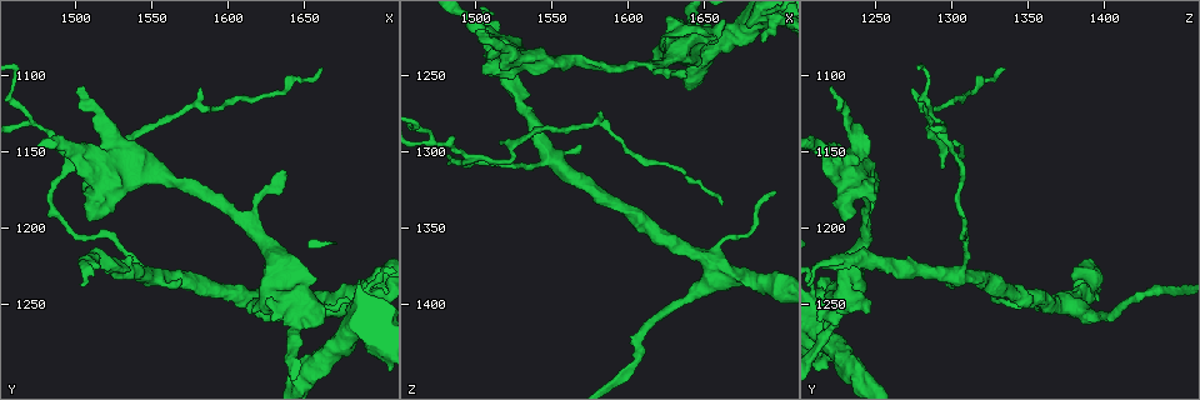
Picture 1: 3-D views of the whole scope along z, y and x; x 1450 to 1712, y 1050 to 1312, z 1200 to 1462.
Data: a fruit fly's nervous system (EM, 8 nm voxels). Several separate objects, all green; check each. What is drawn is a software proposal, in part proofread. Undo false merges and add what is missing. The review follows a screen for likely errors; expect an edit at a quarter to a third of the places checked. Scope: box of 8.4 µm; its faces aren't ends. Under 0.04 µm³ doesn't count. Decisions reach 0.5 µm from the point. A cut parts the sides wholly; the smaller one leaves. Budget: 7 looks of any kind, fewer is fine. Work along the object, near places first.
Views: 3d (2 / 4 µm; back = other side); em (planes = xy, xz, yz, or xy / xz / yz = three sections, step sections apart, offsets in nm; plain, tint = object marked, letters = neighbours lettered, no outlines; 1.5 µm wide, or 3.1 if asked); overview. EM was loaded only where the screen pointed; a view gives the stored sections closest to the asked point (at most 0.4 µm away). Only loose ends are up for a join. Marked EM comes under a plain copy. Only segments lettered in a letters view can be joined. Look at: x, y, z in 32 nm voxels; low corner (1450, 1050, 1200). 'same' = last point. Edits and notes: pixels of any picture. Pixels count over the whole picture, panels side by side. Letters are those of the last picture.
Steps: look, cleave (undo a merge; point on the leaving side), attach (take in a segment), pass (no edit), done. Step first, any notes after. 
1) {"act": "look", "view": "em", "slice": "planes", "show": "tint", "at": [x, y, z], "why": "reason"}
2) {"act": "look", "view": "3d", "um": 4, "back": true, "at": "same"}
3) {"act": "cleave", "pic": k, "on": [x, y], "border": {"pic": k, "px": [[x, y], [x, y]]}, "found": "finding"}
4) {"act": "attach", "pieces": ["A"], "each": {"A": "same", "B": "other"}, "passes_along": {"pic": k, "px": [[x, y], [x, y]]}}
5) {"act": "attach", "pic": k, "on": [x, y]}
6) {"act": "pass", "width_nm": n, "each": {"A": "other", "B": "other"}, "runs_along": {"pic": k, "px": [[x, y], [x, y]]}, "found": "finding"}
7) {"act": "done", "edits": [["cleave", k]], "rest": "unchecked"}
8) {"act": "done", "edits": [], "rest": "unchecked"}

{"act": "look", "view": "3d", "um": 4, "at": [1662, 1254, 1382], "why": "three arms meet"}

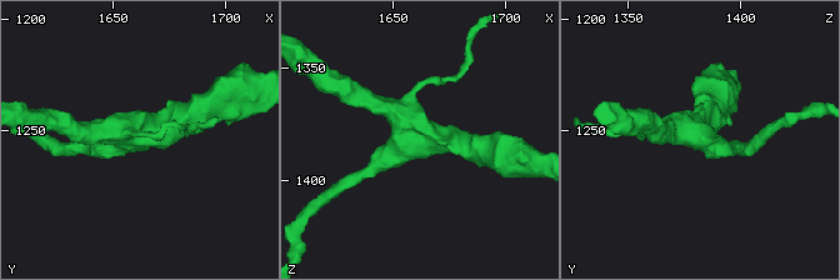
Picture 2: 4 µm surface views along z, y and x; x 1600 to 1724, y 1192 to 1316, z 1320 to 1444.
{"act": "look", "view": "em", "slice": "planes", "show": "letters", "at": [1664, 1253, 1381], "why": "need the tissue"}

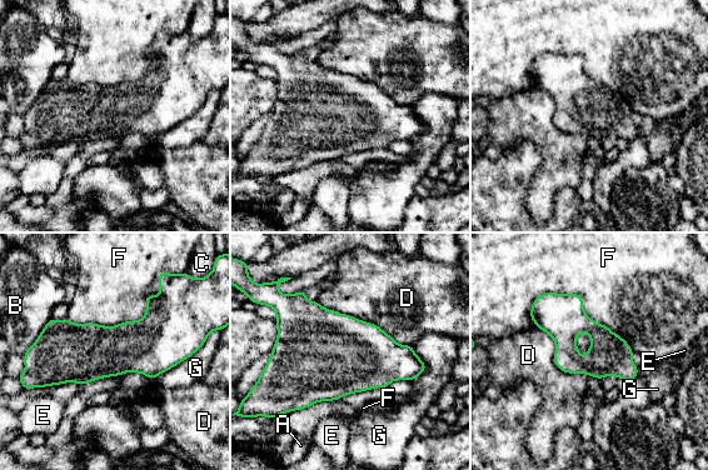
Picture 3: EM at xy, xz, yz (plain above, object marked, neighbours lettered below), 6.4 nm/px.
{"act": "pass", "each": {"A": "other", "B": "other", "C": "other", "D": "other", "E": "other", "F": "other", "G": "other"}, "runs_along": {"pic": 3, "px": [[539, 299], [584, 323], [633, 374]]}, "found": "one neuron here"}

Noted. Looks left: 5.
{"act": "look", "view": "3d", "um": 4, "back": true, "at": [1690, 1234, 1228], "why": "branch stops here"}

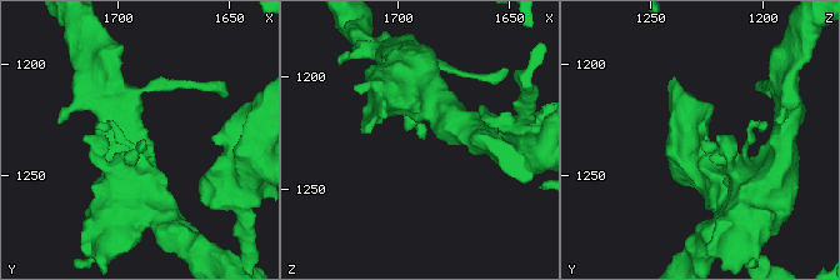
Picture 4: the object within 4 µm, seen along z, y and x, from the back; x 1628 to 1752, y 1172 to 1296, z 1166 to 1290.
{"act": "look", "view": "em", "slice": "planes", "show": "letters", "at": [1687, 1235, 1228], "why": "need the tissue"}

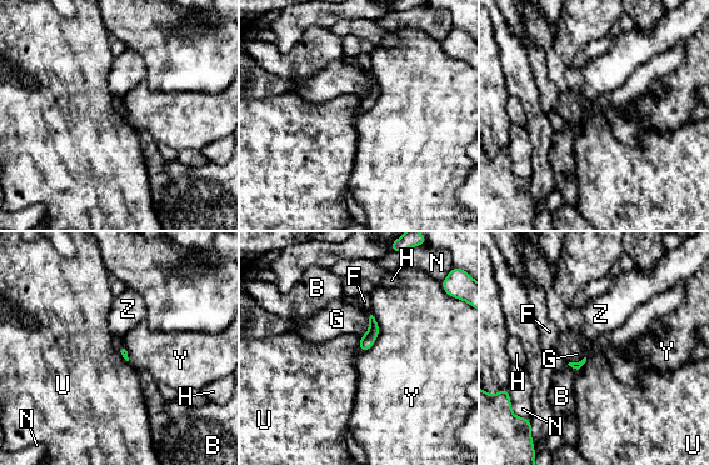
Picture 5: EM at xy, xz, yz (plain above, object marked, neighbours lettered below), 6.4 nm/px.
{"act": "pass", "each": {"B": "other", "F": "other", "G": "other", "H": "other", "N": "other", "U": "other", "Y": "other", "Z": "other"}, "border": {"pic": 5, "px": [[362, 336], [360, 351]]}, "found": "none of them fits"}

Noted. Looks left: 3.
{"act": "look", "view": "3d", "um": 4, "at": [1512, 1218, 1242]}

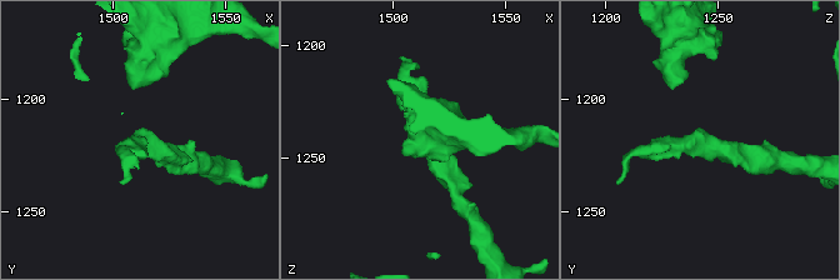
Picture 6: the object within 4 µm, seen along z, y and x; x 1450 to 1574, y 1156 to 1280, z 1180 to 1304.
{"act": "look", "view": "em", "slice": "planes", "show": "letters", "at": [1510, 1218, 1239]}

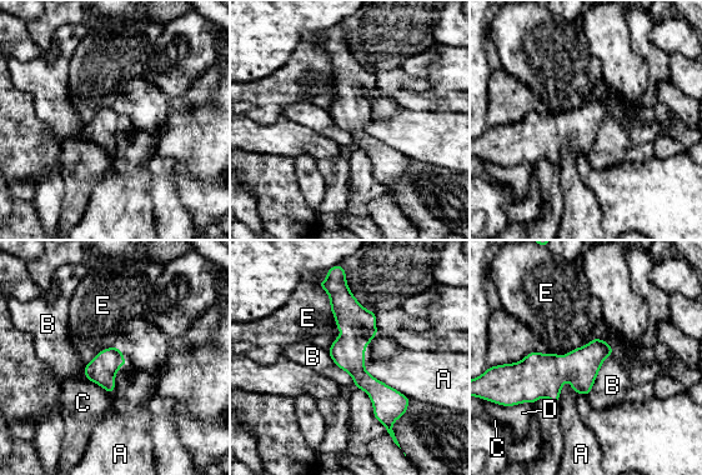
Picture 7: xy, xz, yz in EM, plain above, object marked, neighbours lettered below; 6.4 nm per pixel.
{"act": "pass", "width_nm": 190, "each": {"A": "other", "B": "other", "C": "other", "D": "other", "E": "other"}, "runs_along": {"pic": 7, "px": [[344, 285], [352, 361], [389, 424]]}, "found": "one neuron here"}

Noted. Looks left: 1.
{"act": "done", "edits": [], "rest": "unchecked"}

